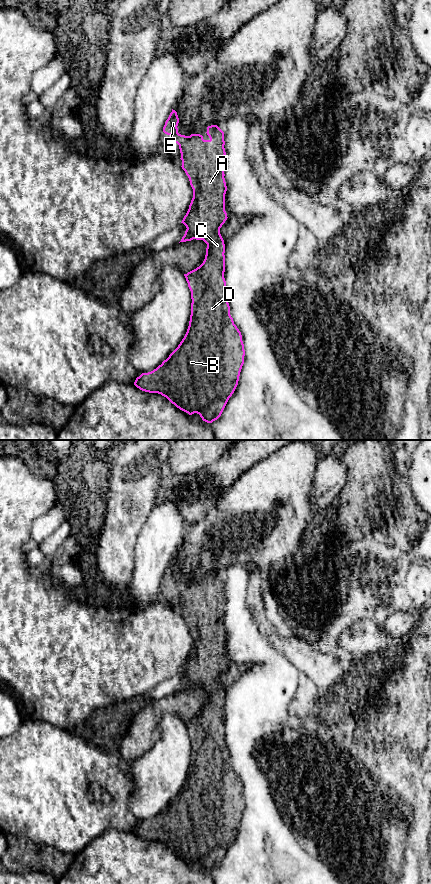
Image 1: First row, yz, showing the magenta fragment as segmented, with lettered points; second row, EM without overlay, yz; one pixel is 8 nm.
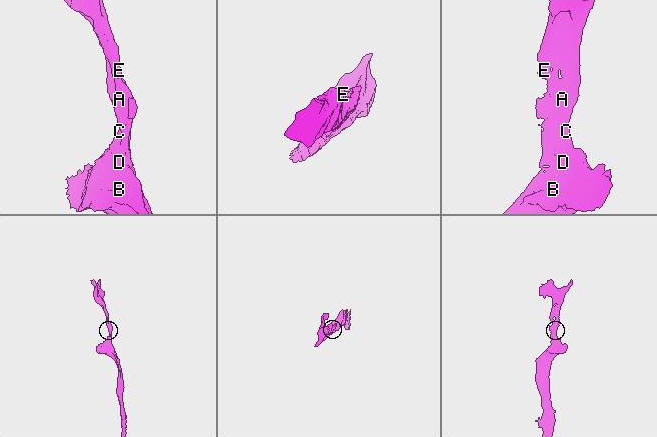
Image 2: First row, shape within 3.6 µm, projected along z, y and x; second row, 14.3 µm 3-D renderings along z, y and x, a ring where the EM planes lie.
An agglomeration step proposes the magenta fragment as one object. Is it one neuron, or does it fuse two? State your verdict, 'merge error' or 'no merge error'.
no merge error

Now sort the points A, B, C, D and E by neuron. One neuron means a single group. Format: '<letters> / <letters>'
A B C D E

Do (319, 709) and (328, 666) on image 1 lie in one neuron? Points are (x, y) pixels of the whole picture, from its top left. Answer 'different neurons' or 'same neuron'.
different neurons

